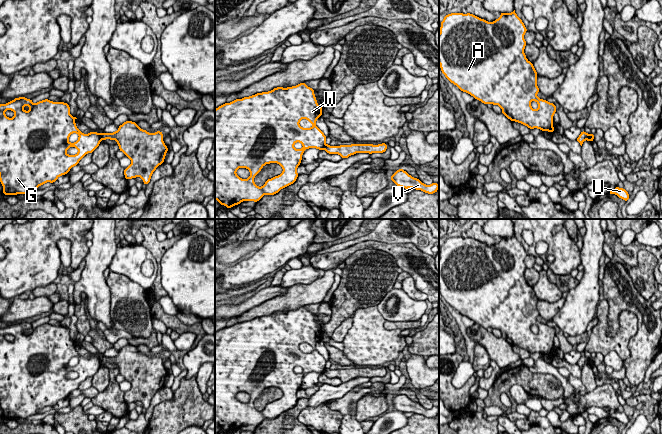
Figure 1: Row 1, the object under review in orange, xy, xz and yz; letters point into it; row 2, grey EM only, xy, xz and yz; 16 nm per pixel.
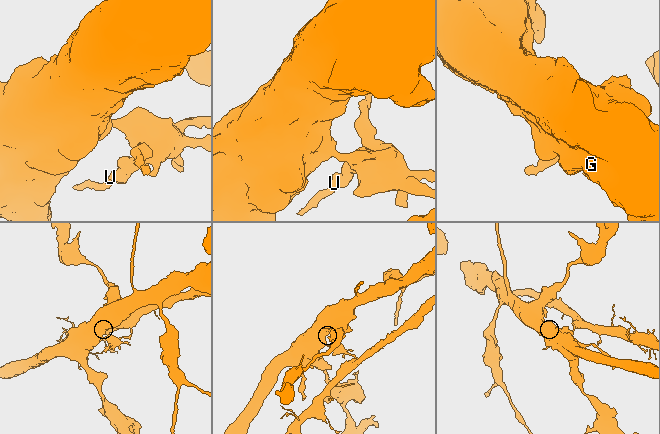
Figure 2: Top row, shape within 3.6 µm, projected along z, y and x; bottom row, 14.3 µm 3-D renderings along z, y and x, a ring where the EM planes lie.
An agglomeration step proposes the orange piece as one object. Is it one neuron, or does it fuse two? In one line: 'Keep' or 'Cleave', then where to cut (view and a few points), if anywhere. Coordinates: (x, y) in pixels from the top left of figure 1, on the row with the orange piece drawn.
Cleave. Split along xy (99, 134), (101, 139)

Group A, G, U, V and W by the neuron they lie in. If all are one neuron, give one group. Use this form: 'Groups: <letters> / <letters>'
Groups: A G W / U V

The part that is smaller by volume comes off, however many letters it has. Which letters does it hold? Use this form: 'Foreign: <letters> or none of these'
Foreign: U, V

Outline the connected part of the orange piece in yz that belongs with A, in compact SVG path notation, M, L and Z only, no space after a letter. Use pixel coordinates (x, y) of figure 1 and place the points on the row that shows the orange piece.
M515 10L512 13L500 13L500 17L493 22L488 22L473 14L451 13L441 22L439 33L439 64L442 73L462 92L467 92L484 104L498 105L512 122L516 121L529 129L540 129L553 133L553 116L556 106L537 97L537 72L533 63L527 60L524 53L526 41L524 35L527 29Z

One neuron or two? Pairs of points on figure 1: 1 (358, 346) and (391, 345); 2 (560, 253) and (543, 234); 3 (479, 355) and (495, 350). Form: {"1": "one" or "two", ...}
{"1": "one", "2": "one", "3": "two"}

